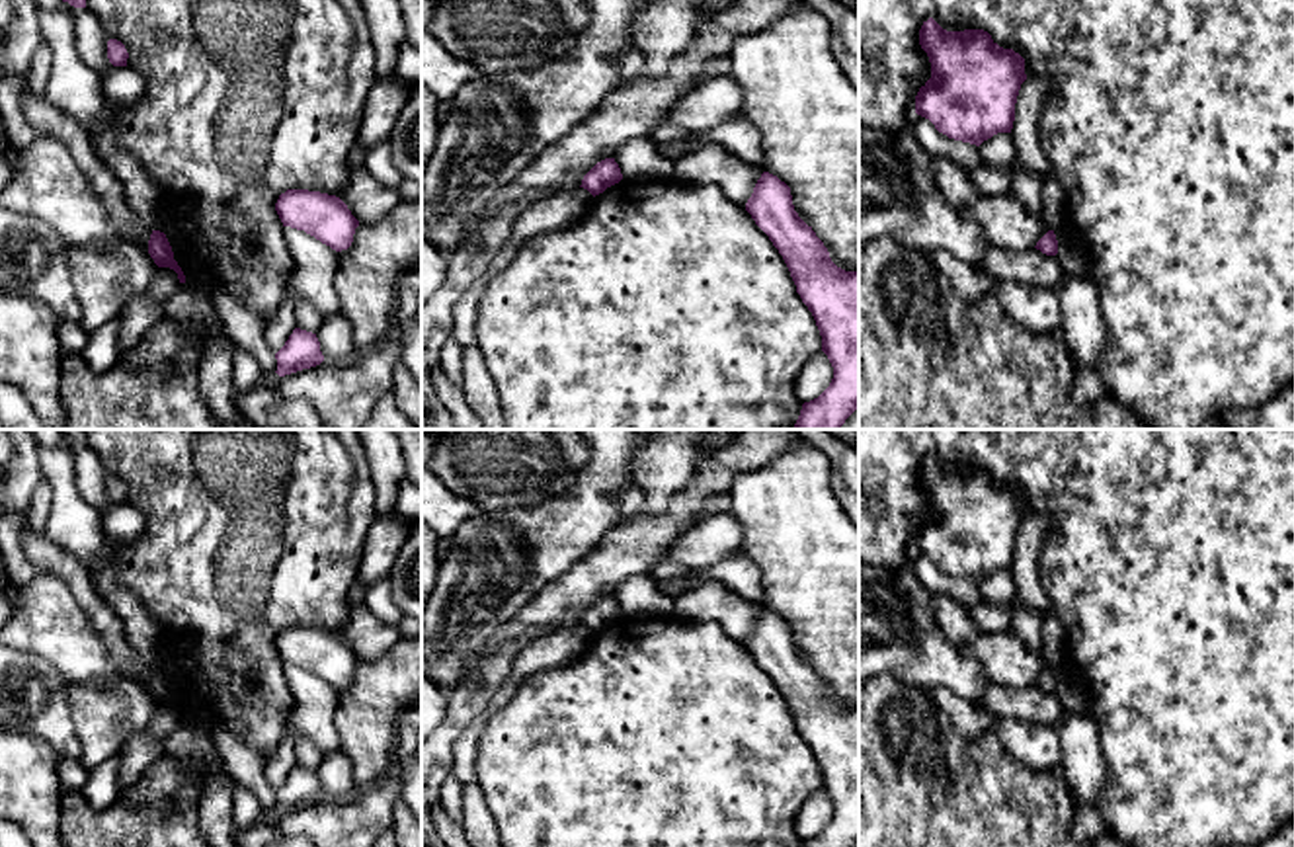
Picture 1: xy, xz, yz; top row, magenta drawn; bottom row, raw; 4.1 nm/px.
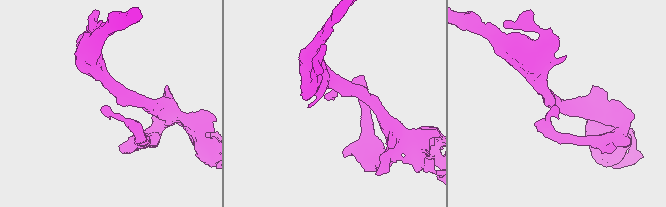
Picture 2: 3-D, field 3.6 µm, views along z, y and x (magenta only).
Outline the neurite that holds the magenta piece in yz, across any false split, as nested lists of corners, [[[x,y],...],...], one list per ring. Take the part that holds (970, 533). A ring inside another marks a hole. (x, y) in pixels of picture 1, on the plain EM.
[[[933,455],[919,466],[919,482],[931,500],[931,515],[915,533],[915,550],[949,576],[980,584],[997,570],[1011,570],[1015,541],[1027,517],[1025,496],[999,484],[984,466],[947,468]]]

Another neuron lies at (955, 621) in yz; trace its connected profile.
[[[933,595],[931,603],[937,625],[952,644],[964,648],[978,638],[980,630],[970,617],[970,609],[949,595]]]

